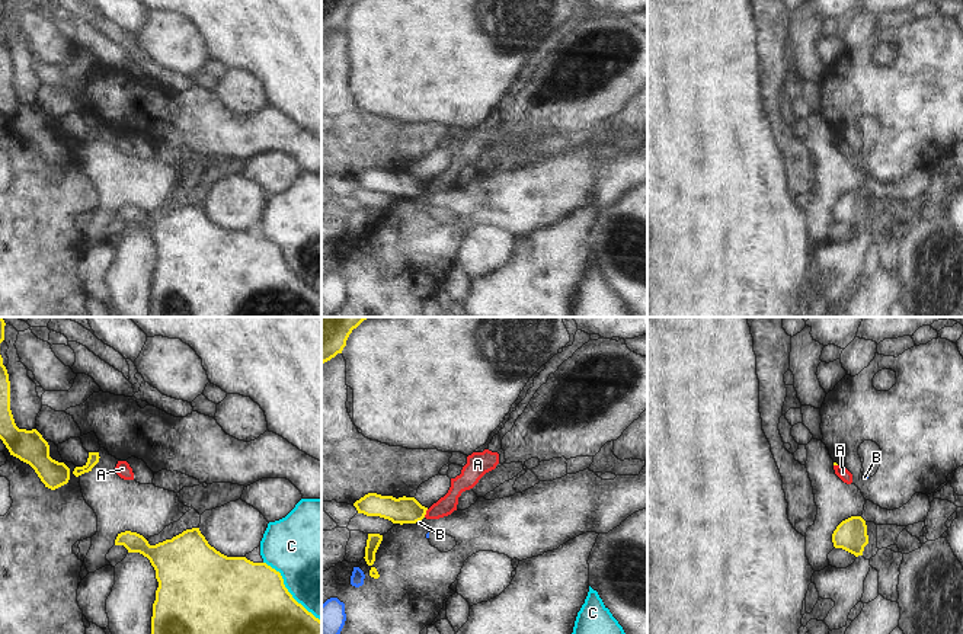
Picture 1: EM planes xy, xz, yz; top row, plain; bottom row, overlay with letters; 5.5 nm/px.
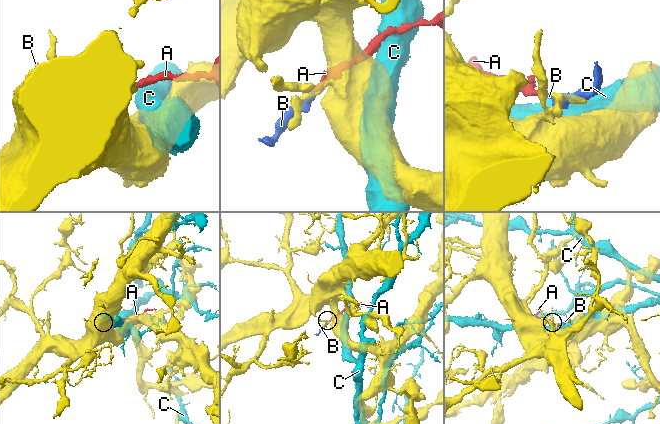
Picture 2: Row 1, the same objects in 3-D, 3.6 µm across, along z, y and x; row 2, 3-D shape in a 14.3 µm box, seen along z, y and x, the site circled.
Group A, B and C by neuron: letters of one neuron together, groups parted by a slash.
A B / C

